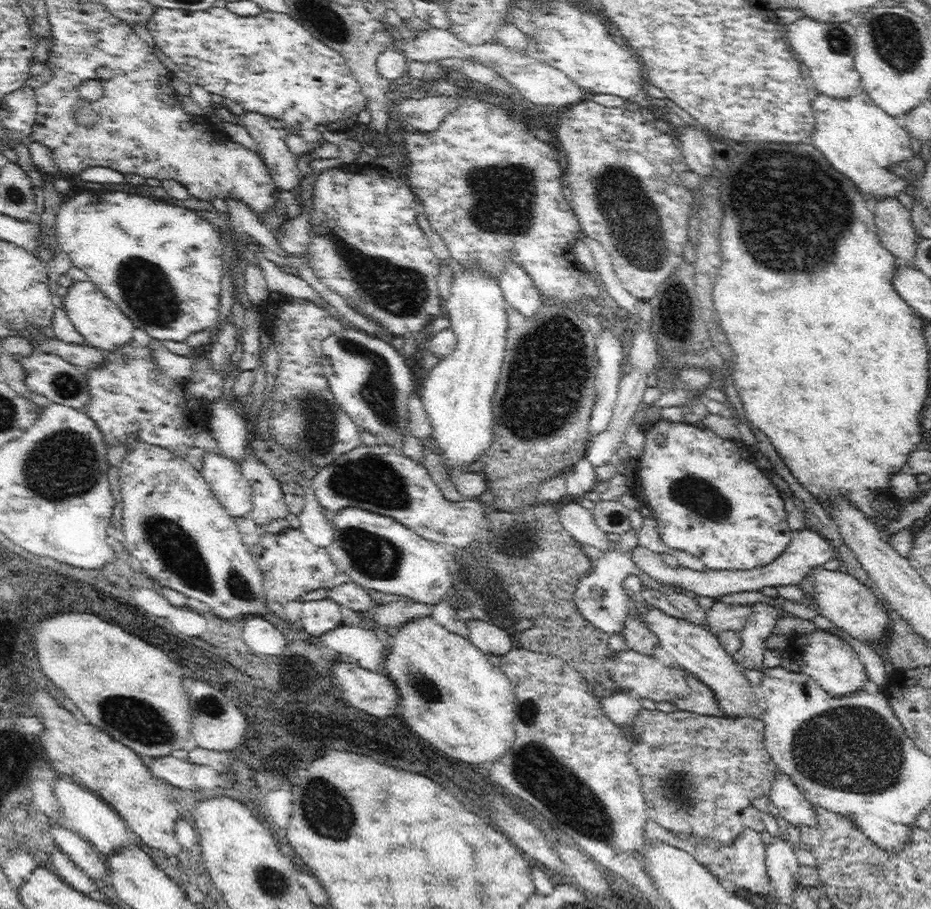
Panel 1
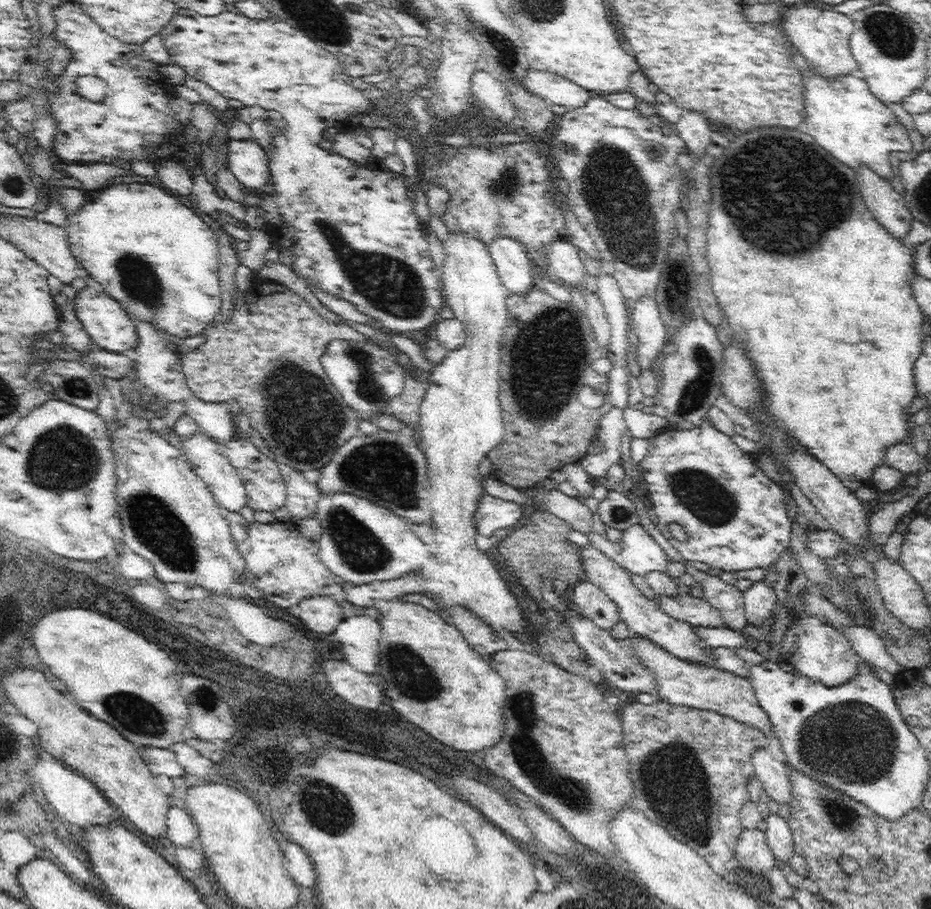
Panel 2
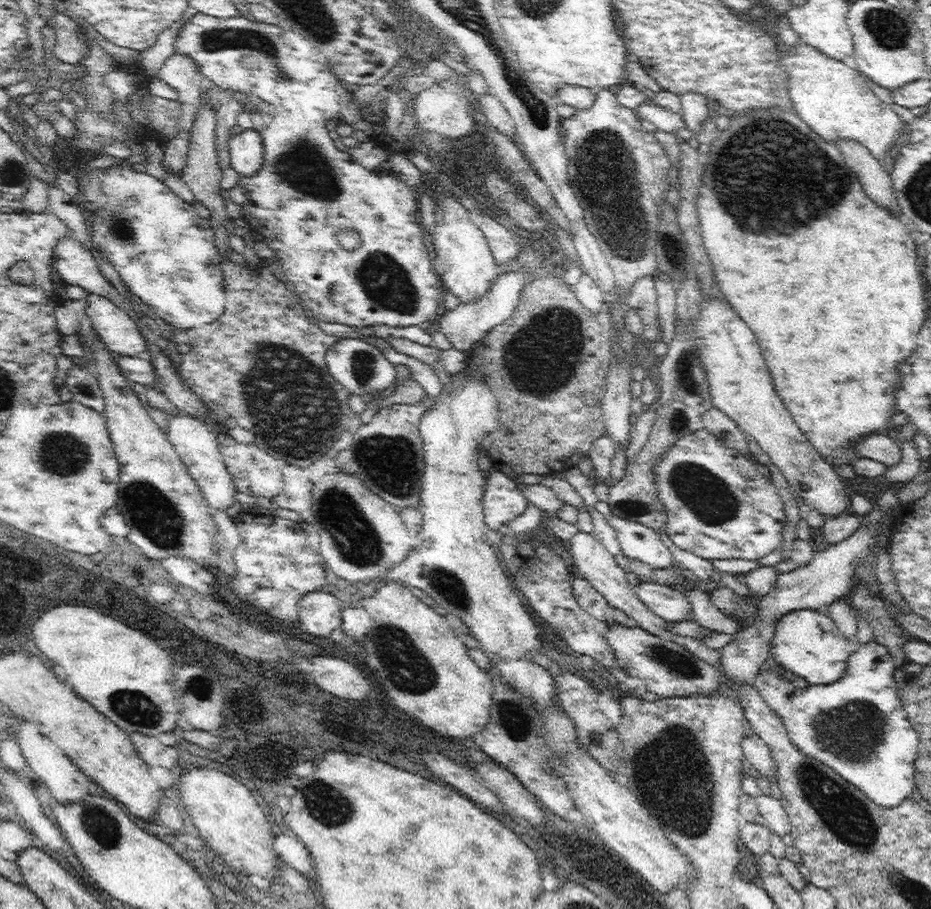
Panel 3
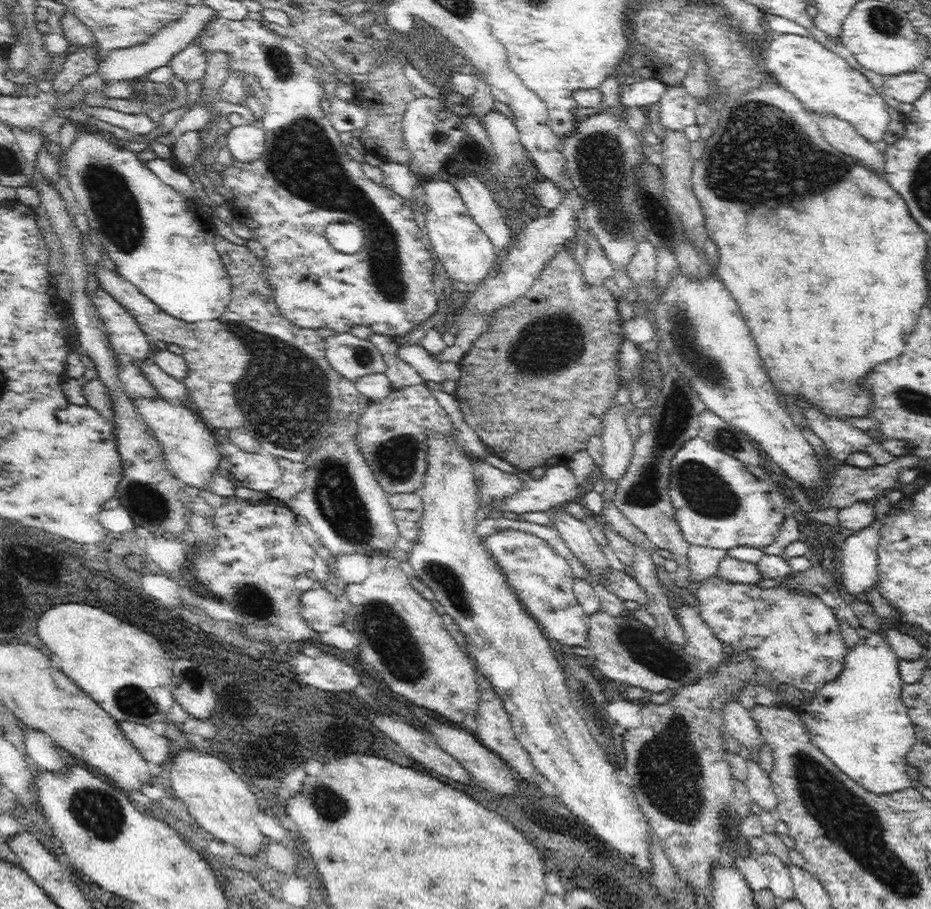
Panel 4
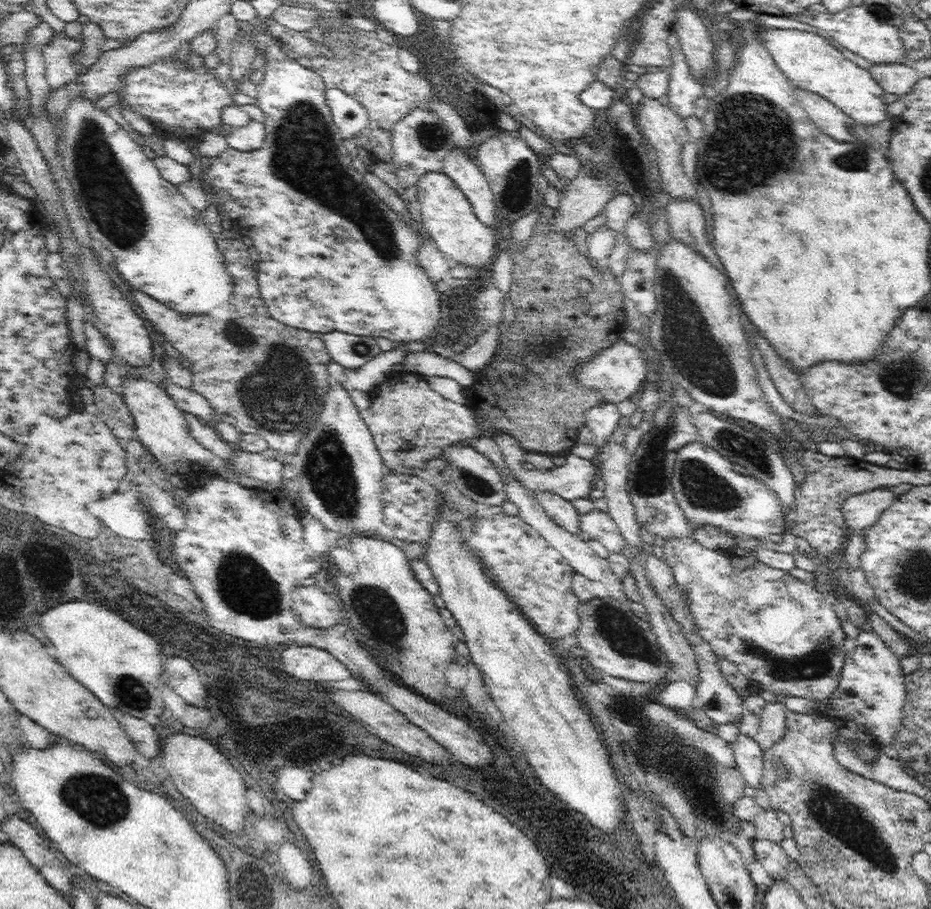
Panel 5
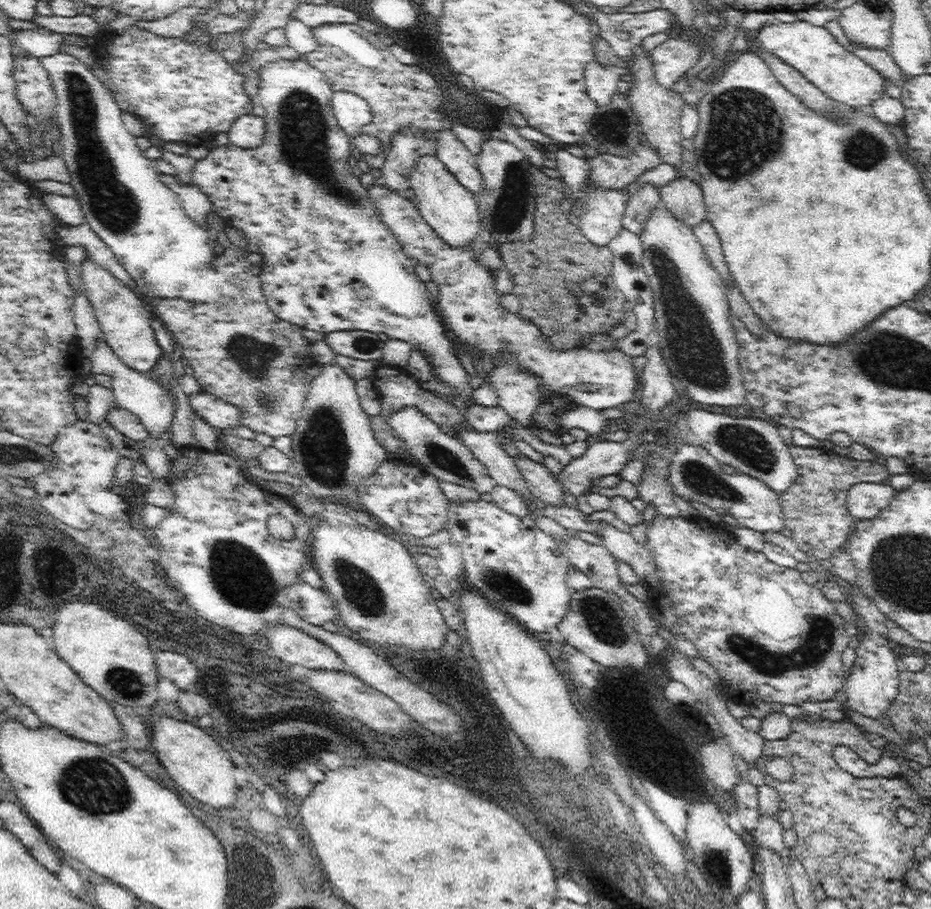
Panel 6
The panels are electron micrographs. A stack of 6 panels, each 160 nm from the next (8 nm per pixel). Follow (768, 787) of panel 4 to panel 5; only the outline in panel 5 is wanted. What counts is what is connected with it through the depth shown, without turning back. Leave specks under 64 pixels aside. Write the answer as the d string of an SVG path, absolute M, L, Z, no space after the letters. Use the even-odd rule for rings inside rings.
M740 734L737 741L731 745L737 762L737 769L742 773L744 781L754 788L763 788L764 761L763 752L754 738Z

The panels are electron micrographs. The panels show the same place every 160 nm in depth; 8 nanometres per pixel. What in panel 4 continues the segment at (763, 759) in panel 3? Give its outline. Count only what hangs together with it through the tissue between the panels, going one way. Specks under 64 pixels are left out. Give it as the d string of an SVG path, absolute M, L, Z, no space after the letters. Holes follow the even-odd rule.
M730 703L724 719L725 732L736 738L744 748L756 750L761 754L763 748L767 746L766 741L758 730L758 725L742 703Z

